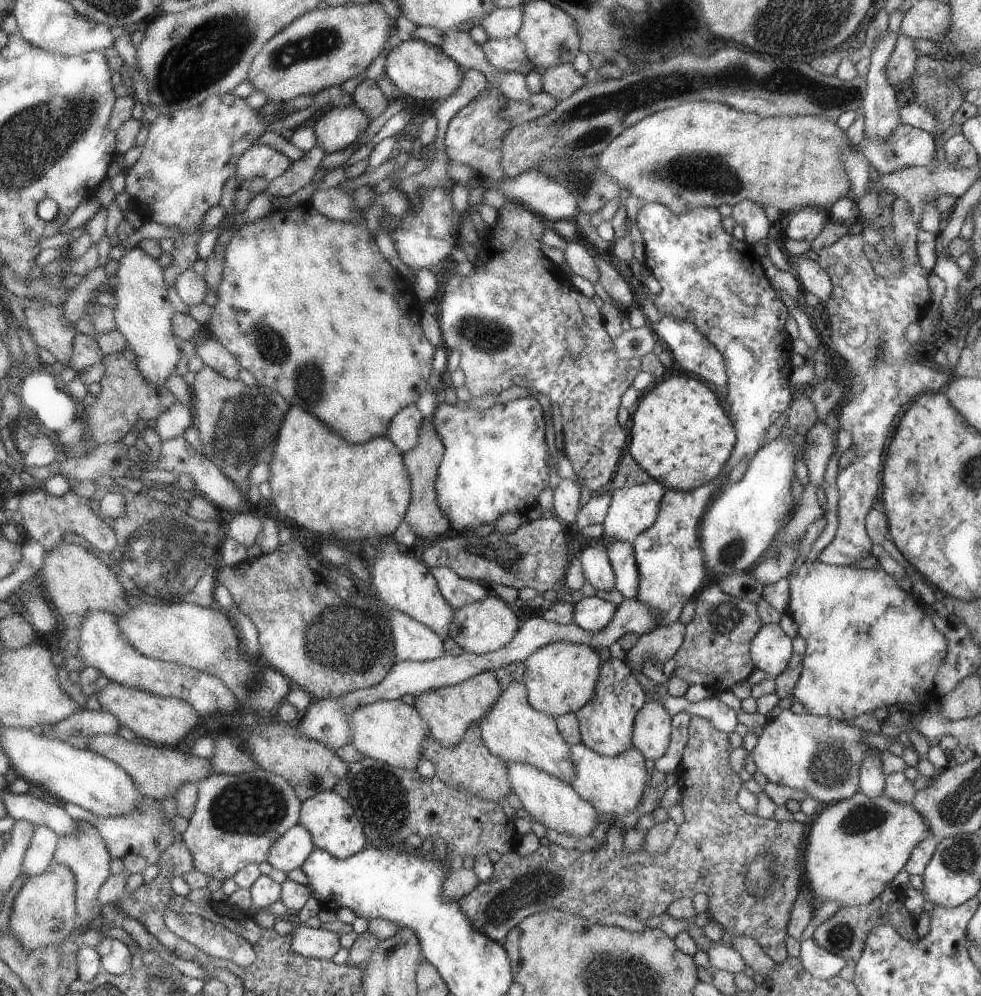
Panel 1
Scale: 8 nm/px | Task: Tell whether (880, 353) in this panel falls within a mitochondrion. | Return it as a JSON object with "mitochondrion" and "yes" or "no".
{"mitochondrion":"yes"}

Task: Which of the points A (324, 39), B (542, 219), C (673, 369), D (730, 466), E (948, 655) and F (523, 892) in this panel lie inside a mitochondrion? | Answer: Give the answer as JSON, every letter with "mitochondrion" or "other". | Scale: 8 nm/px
{"A":"mitochondrion","B":"other","C":"other","D":"other","E":"other","F":"mitochondrion"}

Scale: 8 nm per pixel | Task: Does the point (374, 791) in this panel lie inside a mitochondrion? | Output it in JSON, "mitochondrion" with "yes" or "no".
{"mitochondrion":"yes"}

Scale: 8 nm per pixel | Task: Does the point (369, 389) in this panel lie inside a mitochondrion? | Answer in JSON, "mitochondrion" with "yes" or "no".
{"mitochondrion":"no"}

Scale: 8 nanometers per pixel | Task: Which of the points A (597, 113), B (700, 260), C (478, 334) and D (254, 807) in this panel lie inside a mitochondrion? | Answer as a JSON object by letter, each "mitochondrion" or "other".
{"A":"mitochondrion","B":"other","C":"mitochondrion","D":"mitochondrion"}

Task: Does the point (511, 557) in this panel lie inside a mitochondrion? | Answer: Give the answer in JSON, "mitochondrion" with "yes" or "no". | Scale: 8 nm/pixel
{"mitochondrion":"yes"}

